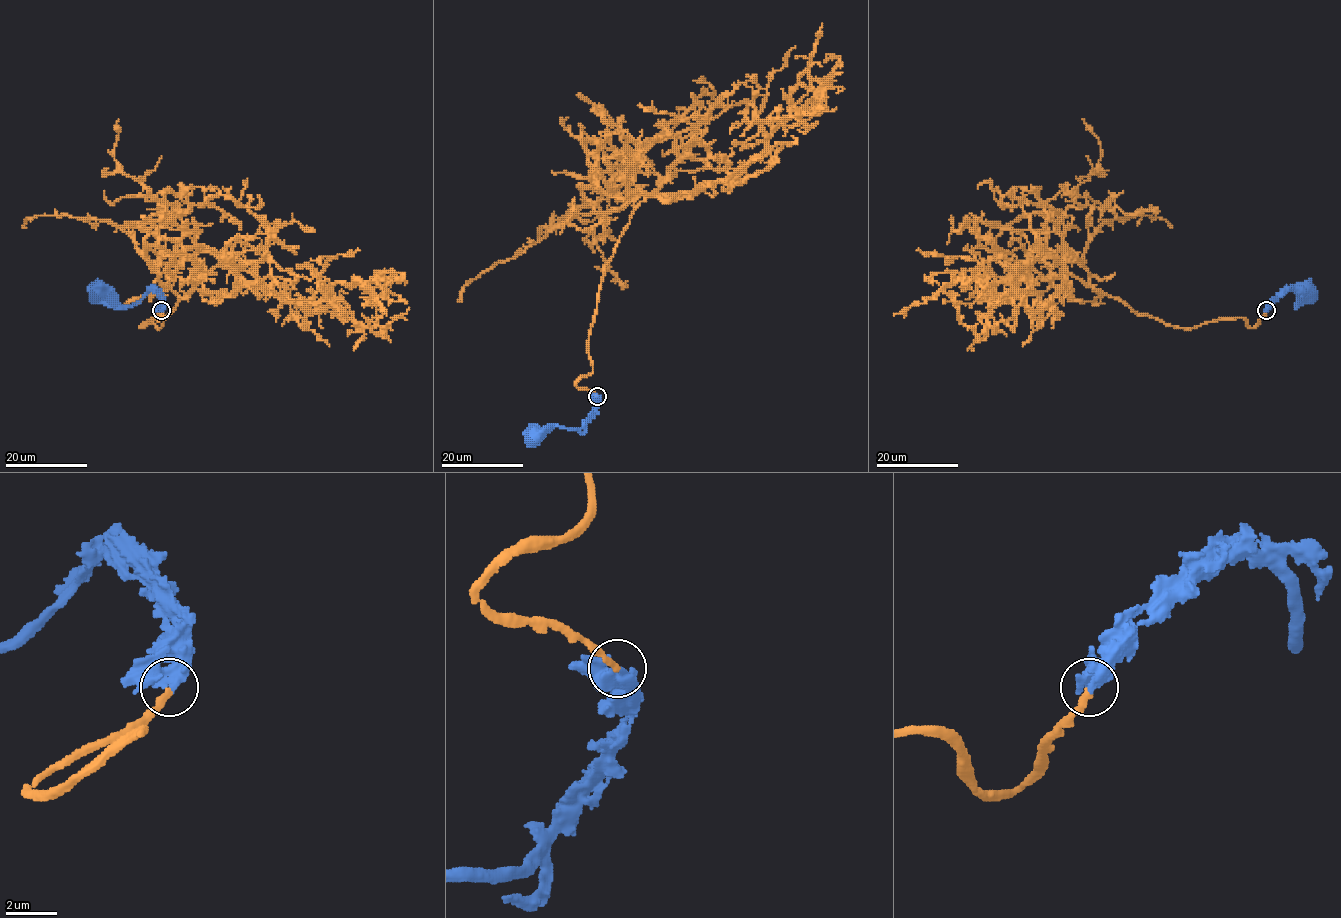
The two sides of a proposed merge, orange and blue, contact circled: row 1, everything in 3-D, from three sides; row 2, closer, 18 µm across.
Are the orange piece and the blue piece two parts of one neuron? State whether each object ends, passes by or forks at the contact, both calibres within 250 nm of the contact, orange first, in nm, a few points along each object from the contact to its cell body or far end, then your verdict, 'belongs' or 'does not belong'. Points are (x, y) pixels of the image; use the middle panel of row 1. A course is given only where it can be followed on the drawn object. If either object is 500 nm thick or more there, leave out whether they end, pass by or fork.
orange ends there; blue passes by; 240 nm thick on the orange side, 360 nm on the other; orange runs (597, 396), (575, 384), (603, 267), (654, 194), (579, 125), (617, 193), (607, 159), (749, 100); blue runs (597, 396), (598, 407), (581, 428), (550, 427), (543, 434), (534, 436); belongs

